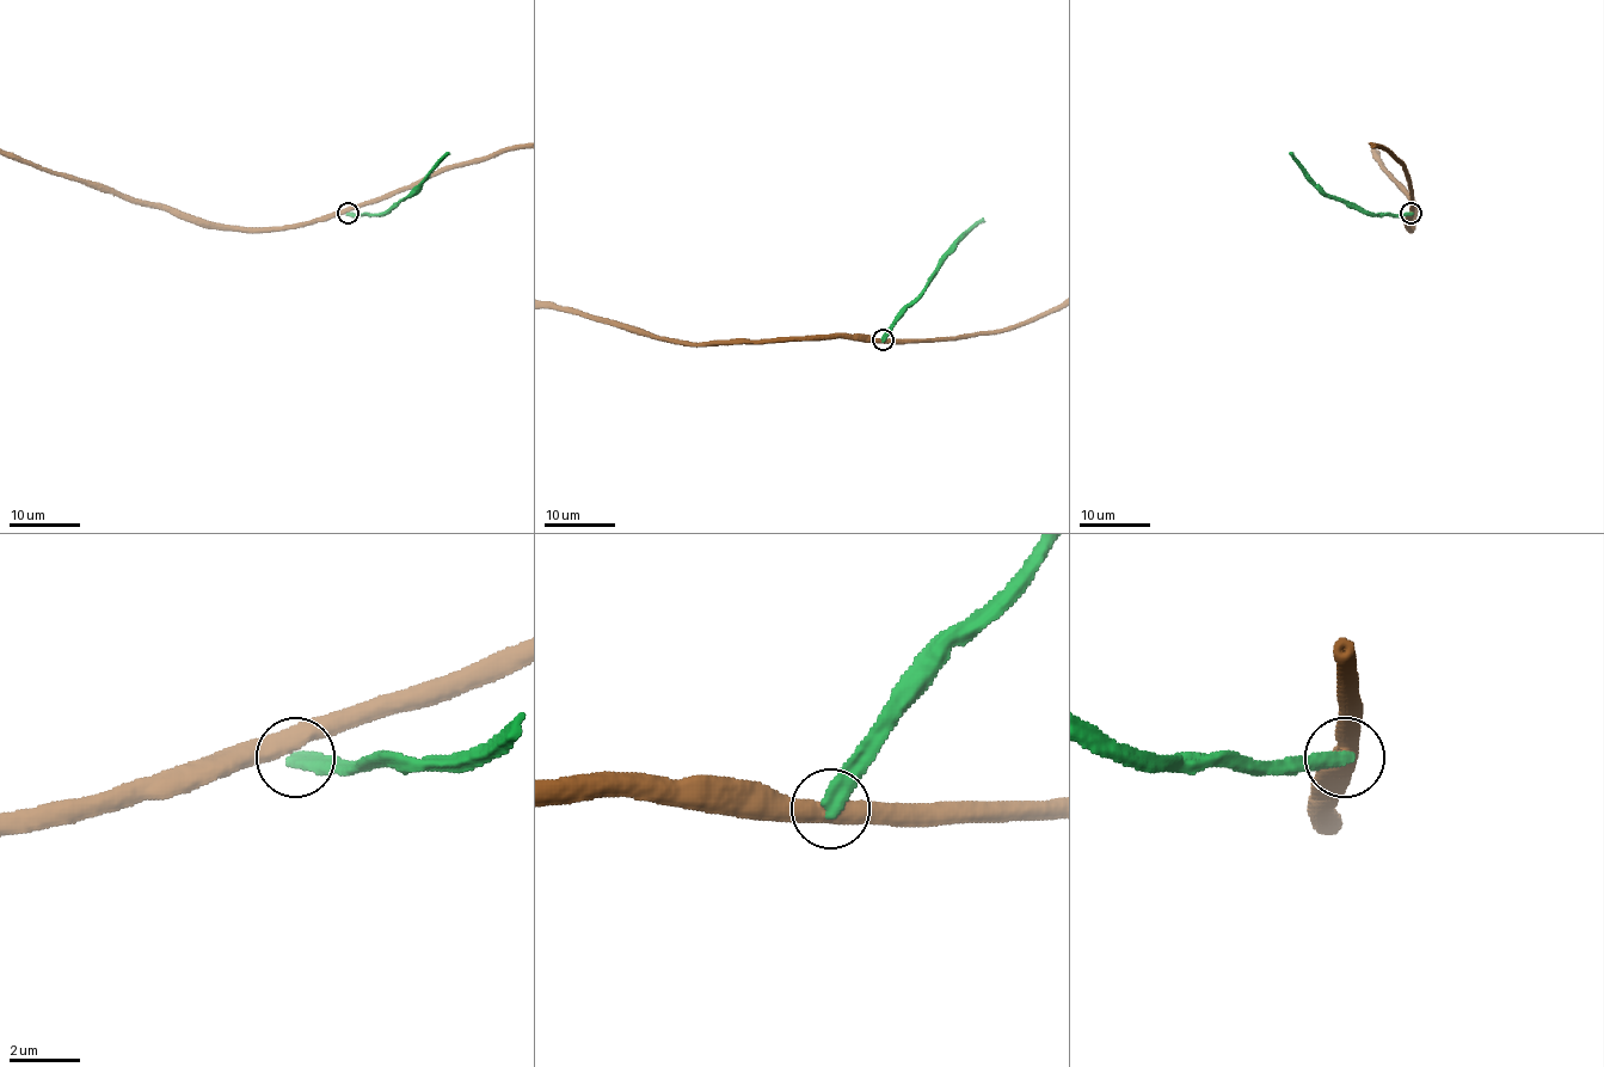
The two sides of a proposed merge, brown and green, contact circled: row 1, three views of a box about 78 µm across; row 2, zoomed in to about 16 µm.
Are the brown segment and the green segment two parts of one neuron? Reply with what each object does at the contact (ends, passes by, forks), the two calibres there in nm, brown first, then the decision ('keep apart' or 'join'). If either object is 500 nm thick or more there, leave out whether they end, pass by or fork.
calibres 500 and 440 nm; keep apart

